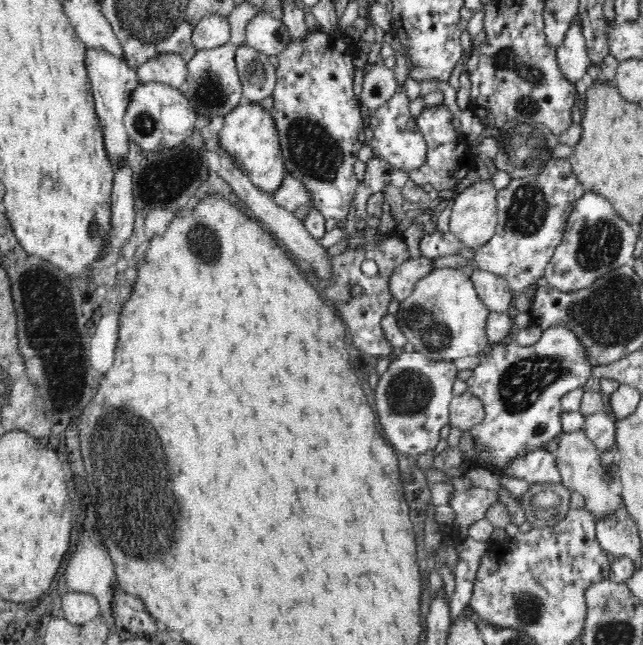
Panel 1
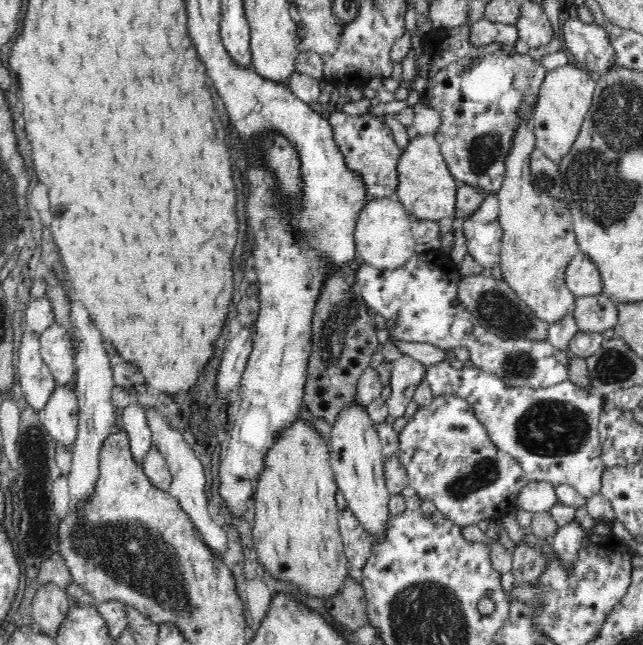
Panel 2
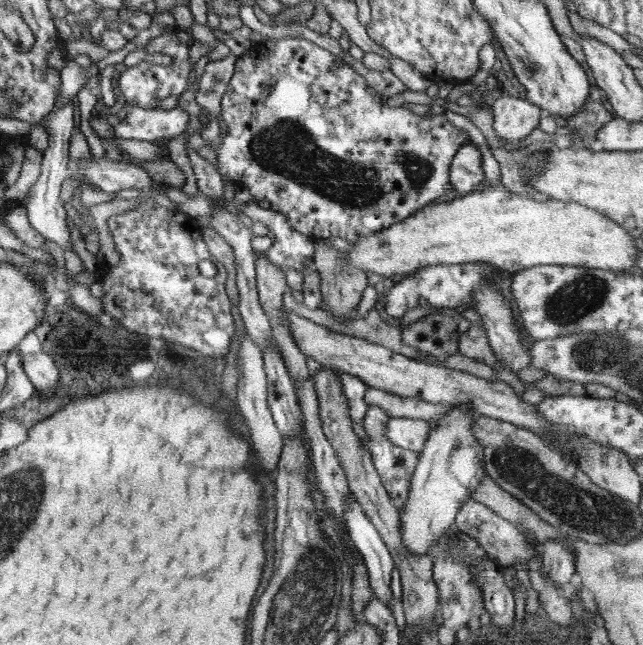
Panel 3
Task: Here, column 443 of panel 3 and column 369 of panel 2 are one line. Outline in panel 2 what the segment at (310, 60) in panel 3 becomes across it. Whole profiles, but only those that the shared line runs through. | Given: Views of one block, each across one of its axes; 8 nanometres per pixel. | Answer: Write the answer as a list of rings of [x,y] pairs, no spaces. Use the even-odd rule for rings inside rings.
[[[334,109],[329,116],[329,124],[332,127],[336,145],[344,155],[348,169],[359,174],[363,180],[366,196],[368,198],[388,196],[393,198],[399,184],[396,162],[398,162],[400,152],[396,147],[390,126],[368,112],[354,116]]]

